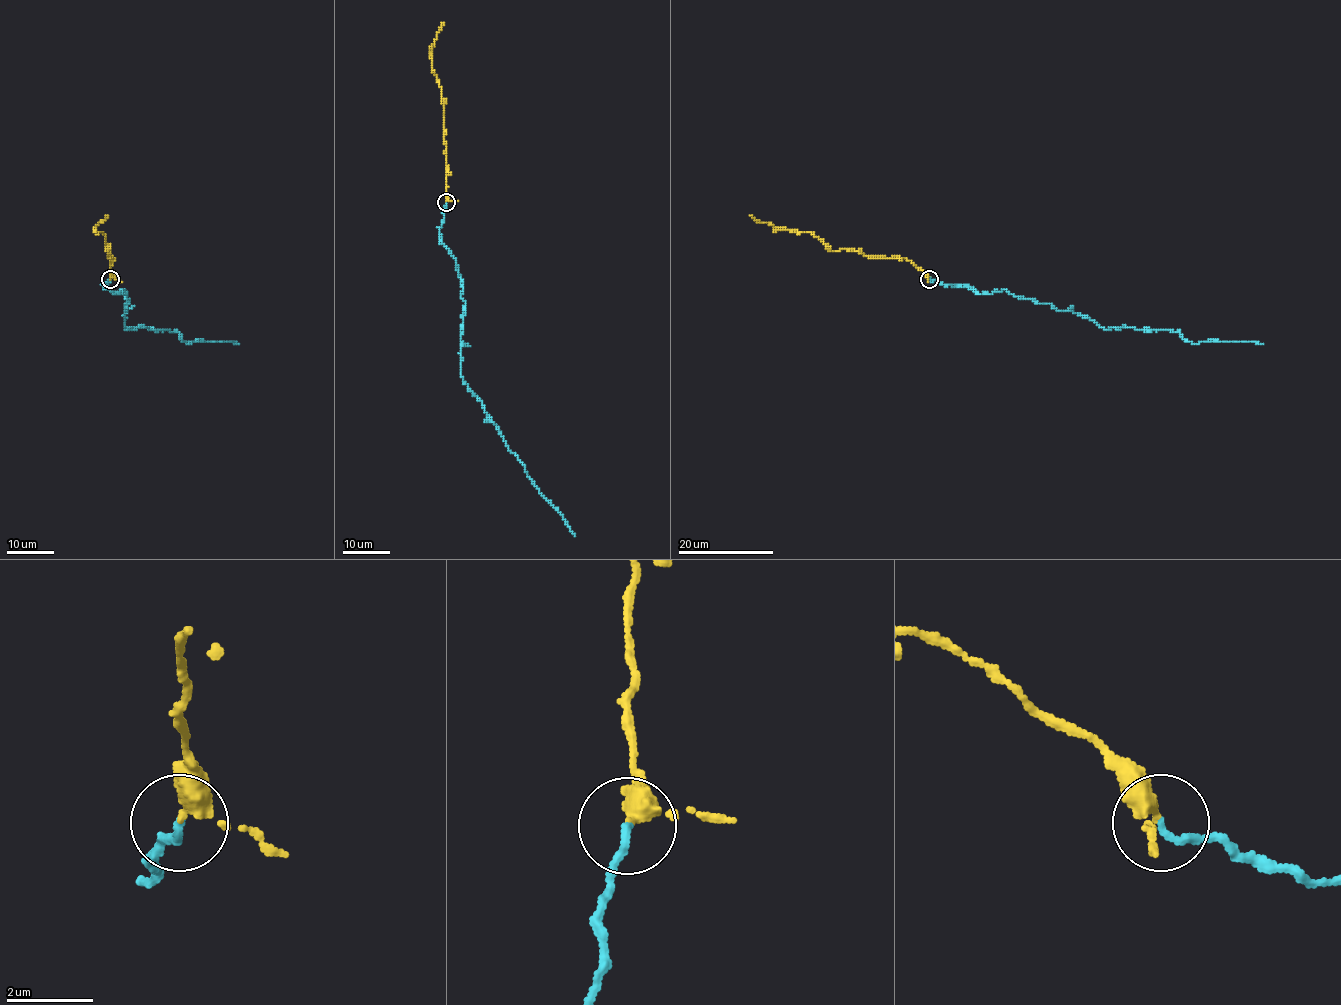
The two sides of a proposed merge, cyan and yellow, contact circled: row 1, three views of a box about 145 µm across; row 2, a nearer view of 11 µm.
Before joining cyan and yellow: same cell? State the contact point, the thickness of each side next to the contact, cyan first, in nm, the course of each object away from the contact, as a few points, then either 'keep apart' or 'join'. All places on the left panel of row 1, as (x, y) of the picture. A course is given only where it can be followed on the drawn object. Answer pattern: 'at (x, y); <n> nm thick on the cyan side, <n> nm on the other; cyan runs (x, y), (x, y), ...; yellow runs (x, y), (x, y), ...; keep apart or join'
at (110, 279); 160 nm thick on the cyan side, 300 nm on the other; cyan runs (111, 279), (104, 285), (113, 293), (124, 290), (130, 299), (126, 329), (175, 330), (188, 344), (239, 343); yellow runs (111, 279), (112, 258), (107, 256), (105, 235), (95, 231), (107, 215); join

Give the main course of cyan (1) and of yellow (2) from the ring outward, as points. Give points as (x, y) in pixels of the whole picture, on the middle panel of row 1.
1: (447, 203), (440, 239), (456, 260), (463, 290), (462, 381), (478, 397), (535, 486), (575, 535)
2: (447, 201), (441, 86), (431, 64), (432, 43), (443, 23)

